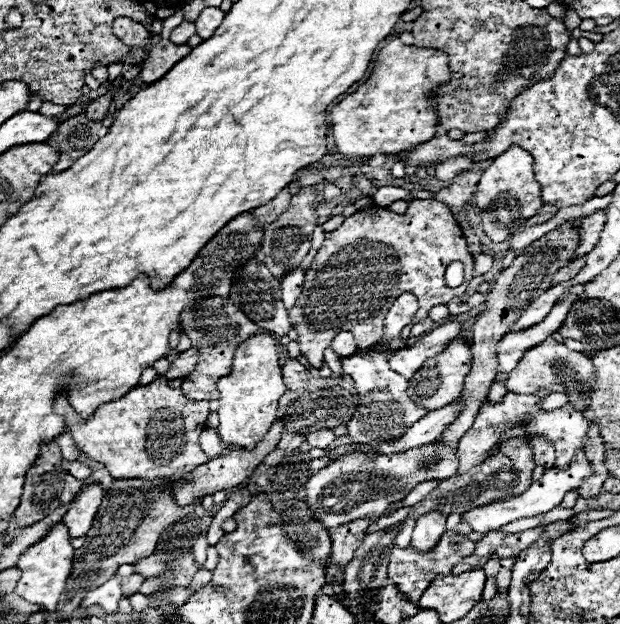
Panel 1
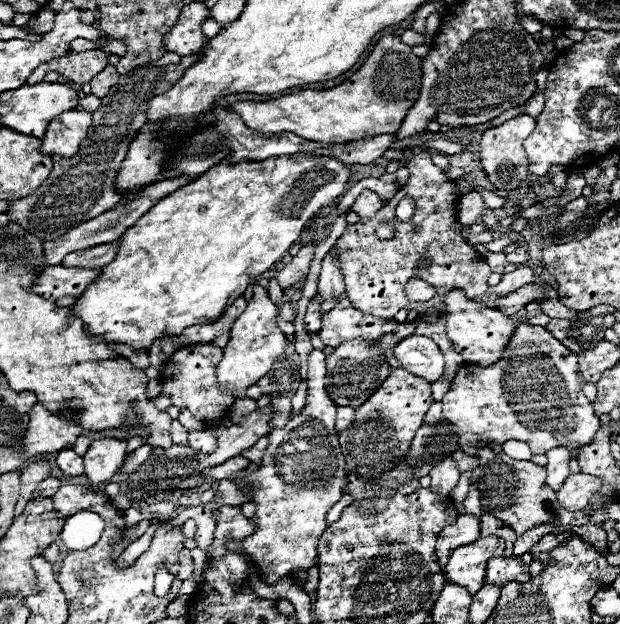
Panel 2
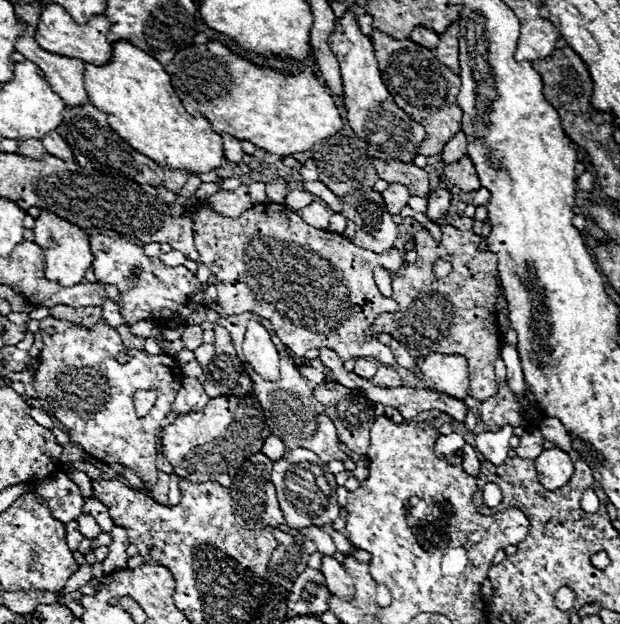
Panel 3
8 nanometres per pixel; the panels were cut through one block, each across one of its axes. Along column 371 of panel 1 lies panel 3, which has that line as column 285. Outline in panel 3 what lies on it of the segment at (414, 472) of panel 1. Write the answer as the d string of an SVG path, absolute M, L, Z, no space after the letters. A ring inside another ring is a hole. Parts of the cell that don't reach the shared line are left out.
M304 448L288 450L286 456L274 462L270 480L276 488L276 498L290 528L300 530L308 526L324 526L324 524L332 524L338 518L340 506L336 502L336 488L338 488L336 478L314 452Z

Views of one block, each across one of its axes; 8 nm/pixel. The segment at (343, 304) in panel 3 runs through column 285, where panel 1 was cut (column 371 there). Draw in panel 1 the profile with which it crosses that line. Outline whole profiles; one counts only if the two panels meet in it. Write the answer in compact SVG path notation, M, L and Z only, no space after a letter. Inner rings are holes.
M412 200L408 204L406 214L394 214L392 210L382 208L382 206L370 206L366 210L360 210L356 214L348 216L342 222L342 226L338 226L336 230L326 234L318 254L312 260L312 266L306 270L306 280L304 280L300 300L288 312L290 324L298 332L300 352L308 358L310 366L320 368L324 362L324 348L330 346L332 338L340 330L350 330L356 338L358 348L370 348L382 336L384 316L388 312L386 304L394 302L402 292L412 292L420 302L420 310L416 312L412 322L402 328L400 332L402 338L408 338L408 334L416 322L422 322L424 318L428 318L428 312L432 306L446 304L452 298L464 298L464 302L470 308L476 308L476 306L484 304L484 294L474 294L474 296L466 294L466 286L472 280L472 270L474 270L474 258L470 256L468 242L458 226L458 222L454 222L452 210L446 204L442 204L438 200ZM456 260L464 264L464 282L458 288L448 288L444 282L444 272L446 272L448 264L456 262Z

